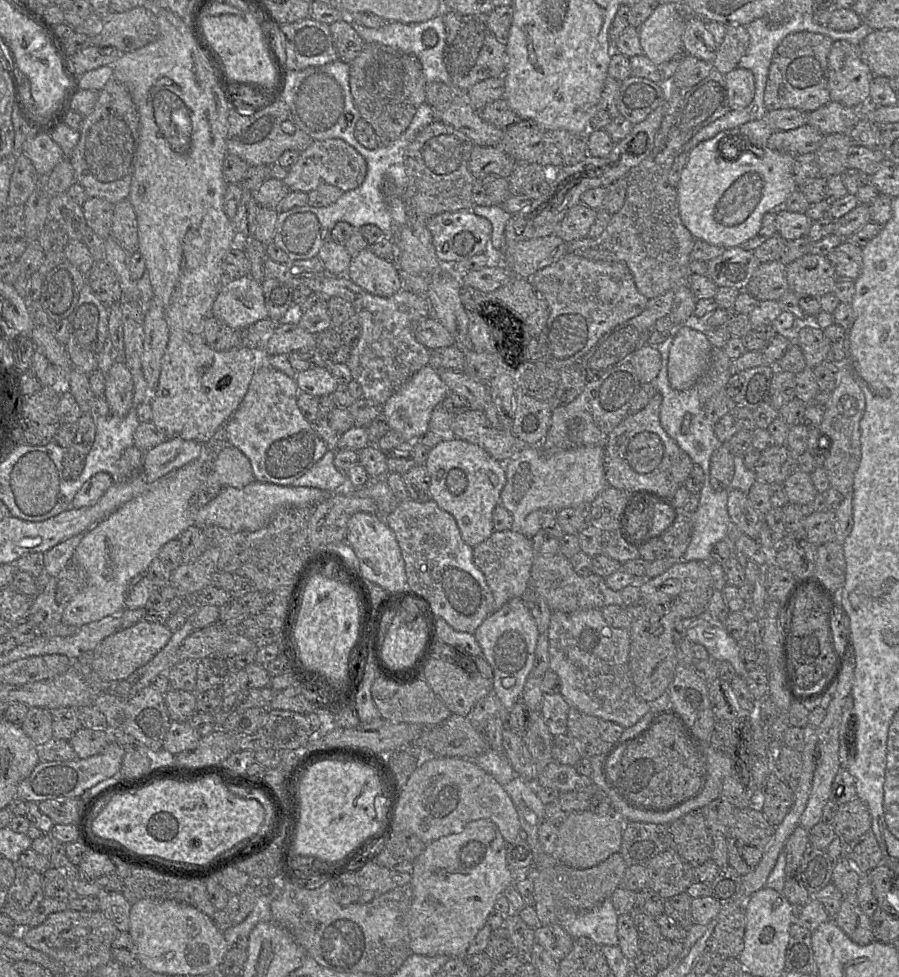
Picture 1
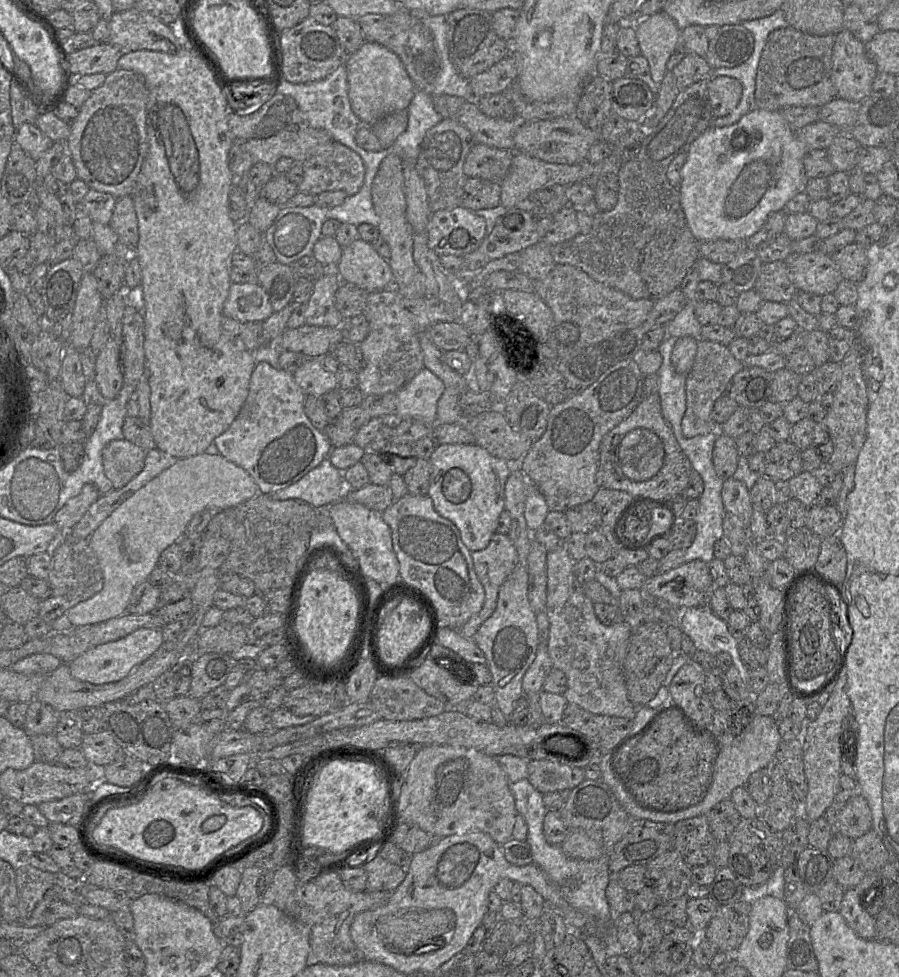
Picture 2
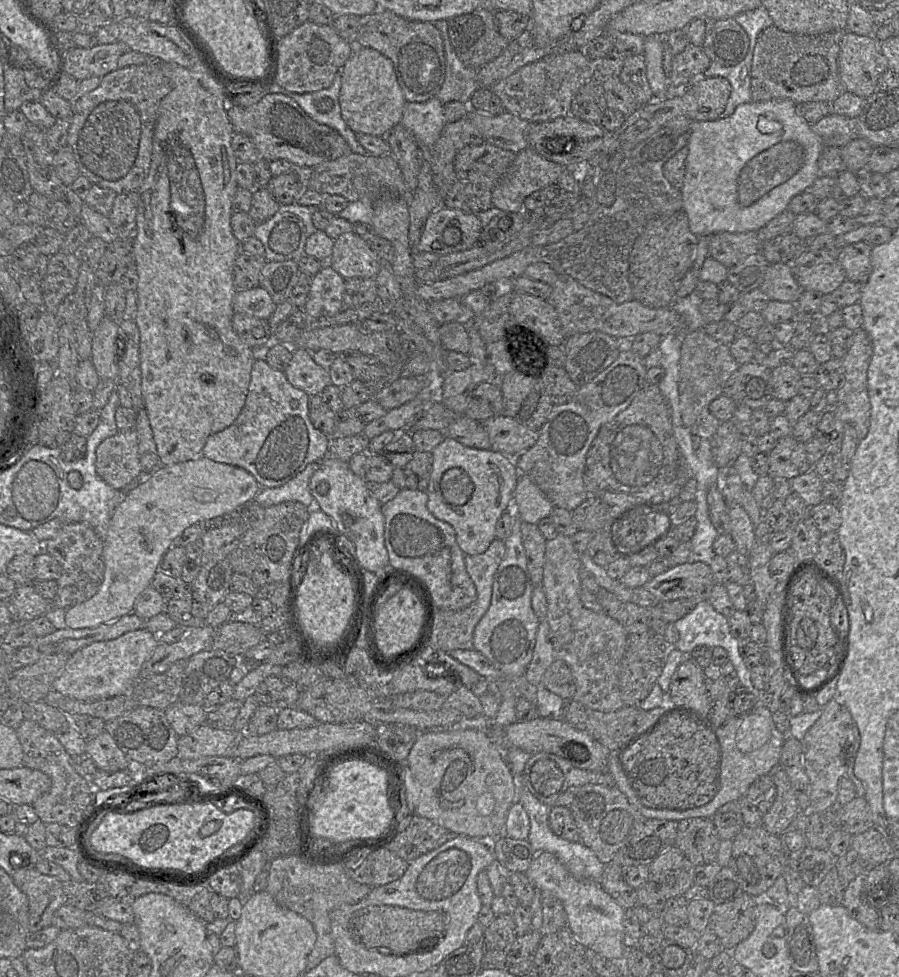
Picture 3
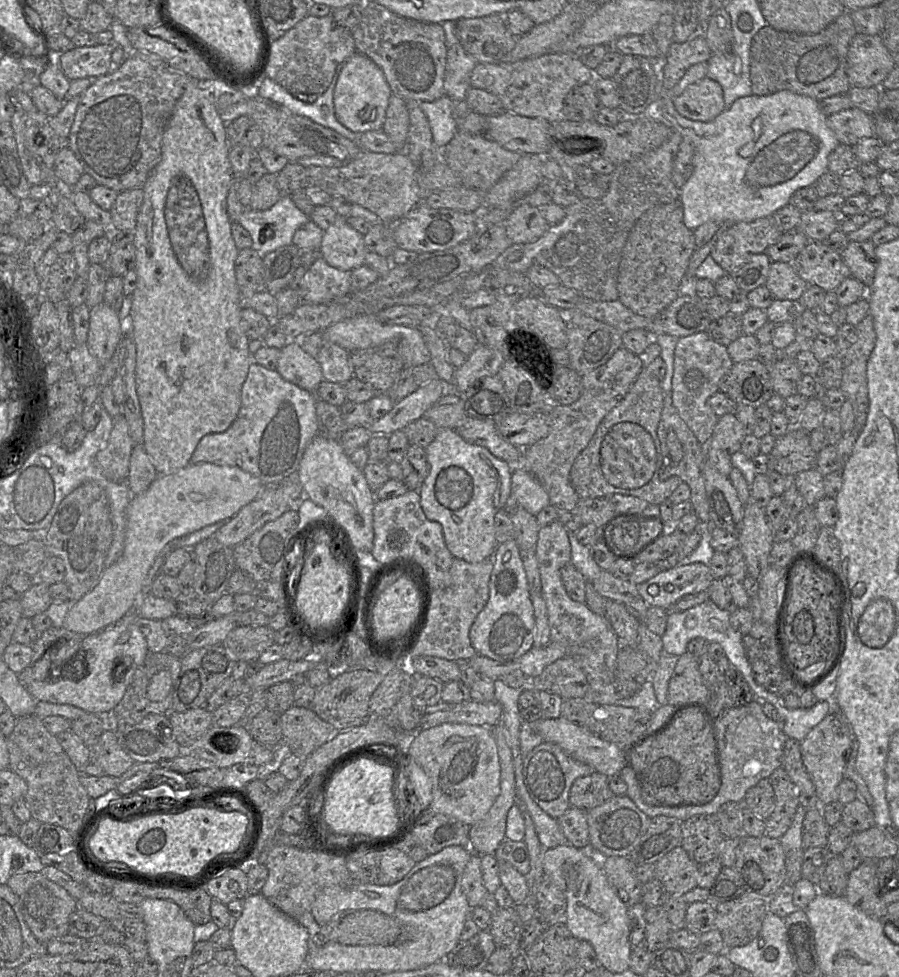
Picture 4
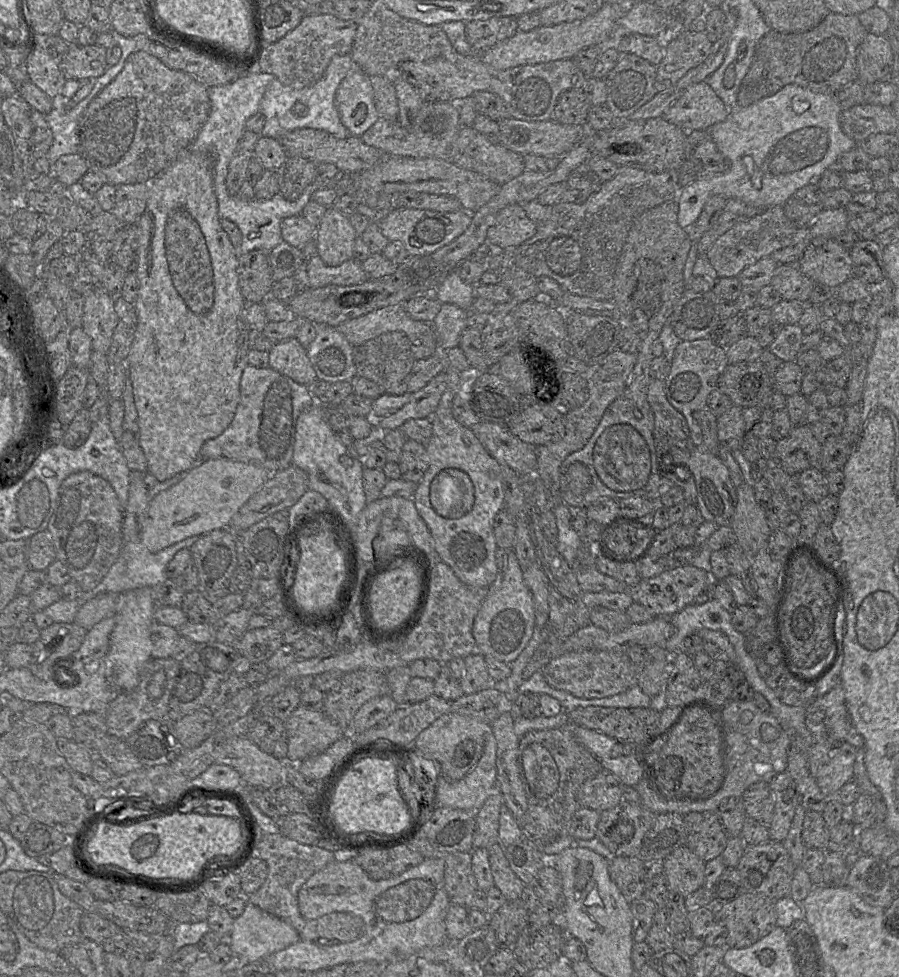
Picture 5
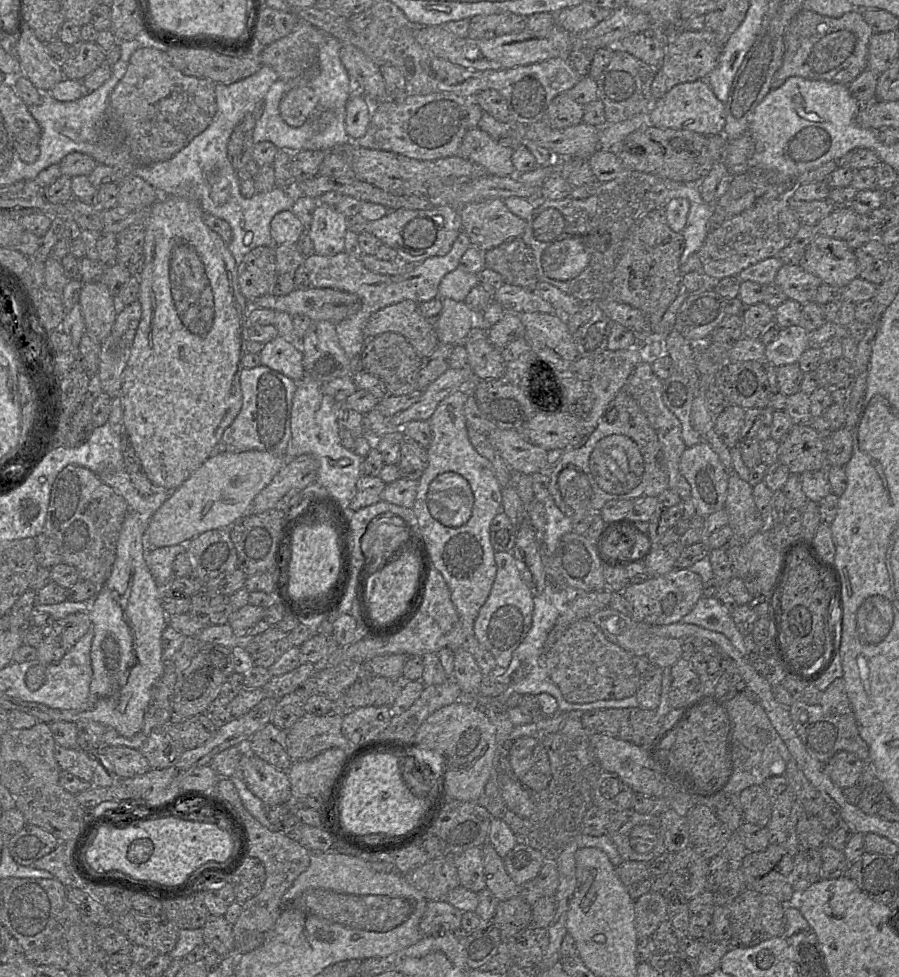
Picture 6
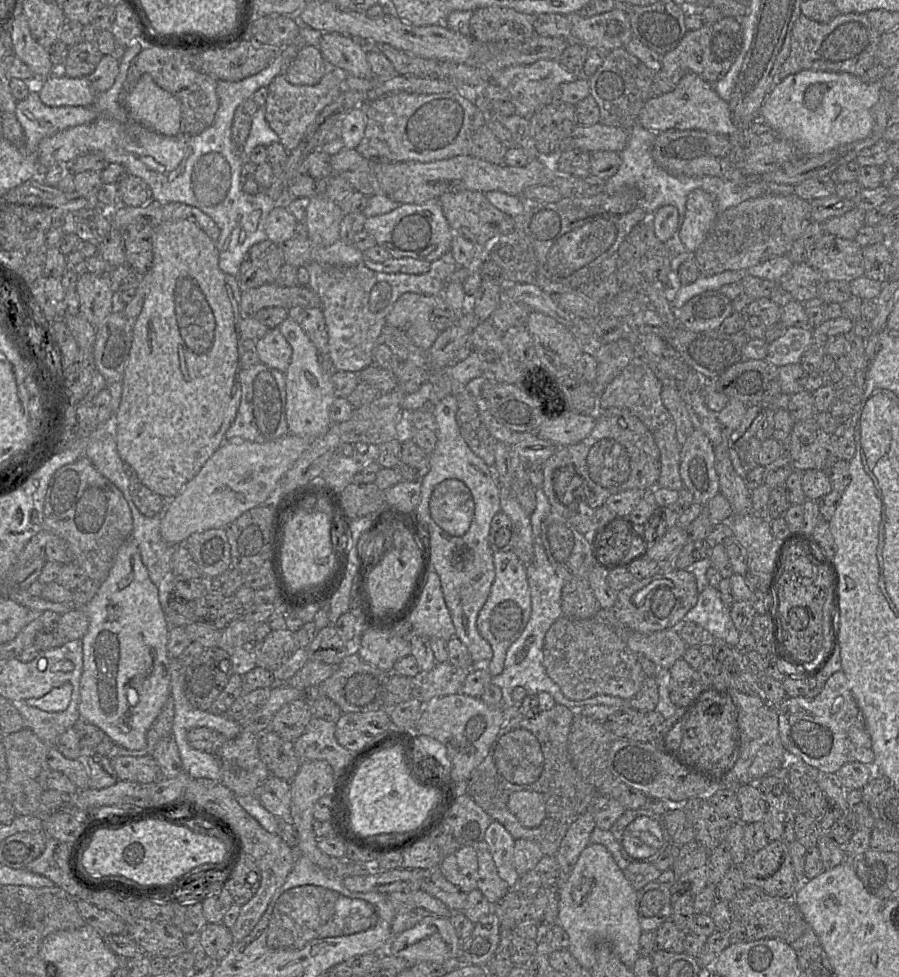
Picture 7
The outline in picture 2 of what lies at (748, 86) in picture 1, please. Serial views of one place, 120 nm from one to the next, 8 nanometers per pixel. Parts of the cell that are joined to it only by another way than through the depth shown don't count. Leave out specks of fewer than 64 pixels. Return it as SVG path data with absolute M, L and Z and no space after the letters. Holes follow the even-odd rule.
M712 76L708 84L708 98L714 117L723 117L731 113L739 104L743 87L733 77Z

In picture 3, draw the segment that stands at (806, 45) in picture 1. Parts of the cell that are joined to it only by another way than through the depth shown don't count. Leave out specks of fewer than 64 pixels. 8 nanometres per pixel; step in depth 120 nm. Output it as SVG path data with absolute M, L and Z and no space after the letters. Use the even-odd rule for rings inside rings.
M776 26L764 29L754 47L751 98L754 102L789 99L794 103L833 103L845 90L839 72L840 43L847 29L819 35L795 34Z

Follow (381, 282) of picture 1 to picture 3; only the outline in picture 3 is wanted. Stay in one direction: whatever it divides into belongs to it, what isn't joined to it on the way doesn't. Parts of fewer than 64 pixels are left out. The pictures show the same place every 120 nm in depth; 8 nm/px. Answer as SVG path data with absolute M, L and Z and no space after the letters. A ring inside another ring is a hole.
M352 231L334 240L332 255L324 264L331 266L346 280L351 278L375 279L382 263L369 243Z

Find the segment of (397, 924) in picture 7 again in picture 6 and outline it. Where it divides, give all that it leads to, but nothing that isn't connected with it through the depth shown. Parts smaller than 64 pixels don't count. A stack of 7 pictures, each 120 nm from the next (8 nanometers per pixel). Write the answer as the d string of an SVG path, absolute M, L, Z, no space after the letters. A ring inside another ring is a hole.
M428 901L420 921L422 935L452 931L460 933L463 912L446 901Z

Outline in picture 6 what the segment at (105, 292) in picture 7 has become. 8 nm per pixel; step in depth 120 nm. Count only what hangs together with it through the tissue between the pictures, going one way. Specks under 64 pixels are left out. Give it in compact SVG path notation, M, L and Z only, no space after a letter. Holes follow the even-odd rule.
M102 281L86 283L81 287L79 305L86 332L101 343L111 334L116 320L113 296Z

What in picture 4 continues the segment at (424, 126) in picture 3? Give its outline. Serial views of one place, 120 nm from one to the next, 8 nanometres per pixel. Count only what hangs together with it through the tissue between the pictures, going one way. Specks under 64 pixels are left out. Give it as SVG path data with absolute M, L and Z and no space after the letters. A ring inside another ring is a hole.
M444 95L432 102L421 102L419 107L426 115L434 145L442 150L458 131L458 119L454 116L455 101Z

